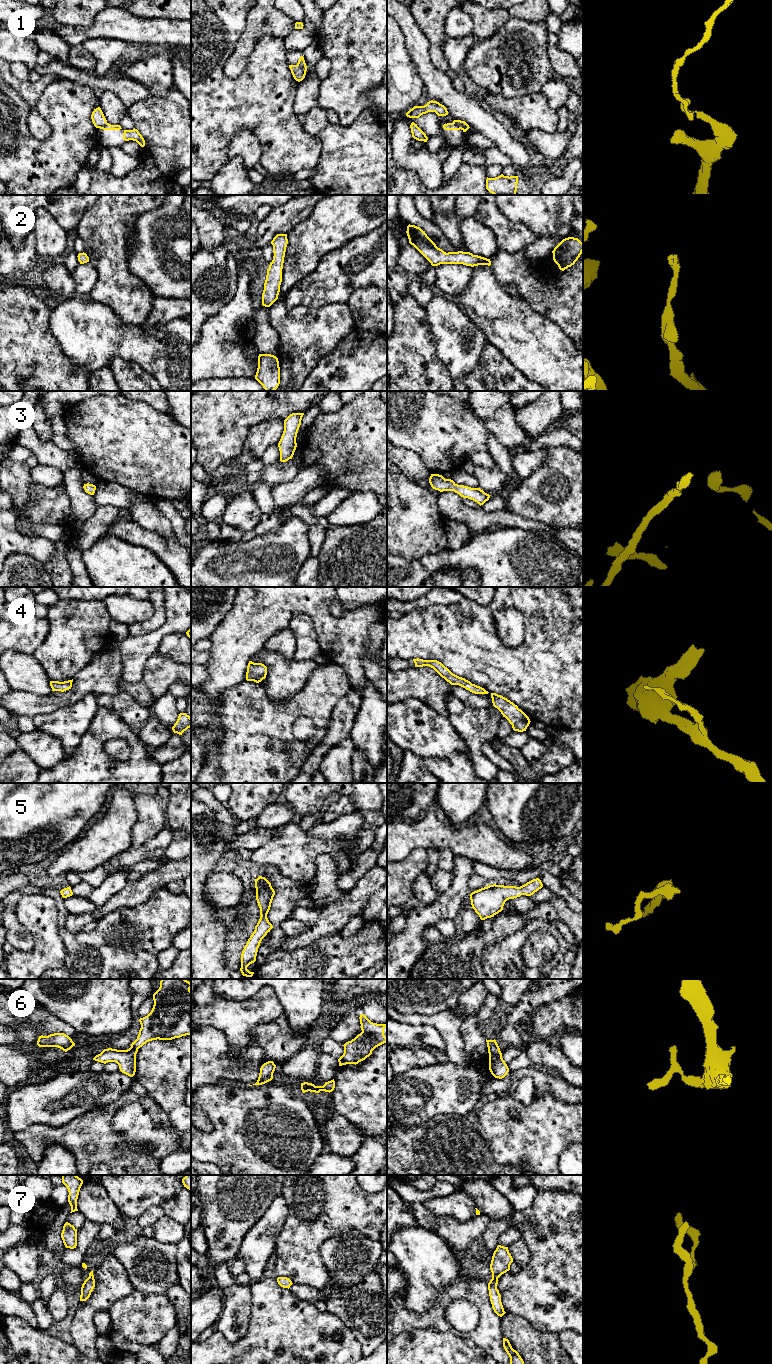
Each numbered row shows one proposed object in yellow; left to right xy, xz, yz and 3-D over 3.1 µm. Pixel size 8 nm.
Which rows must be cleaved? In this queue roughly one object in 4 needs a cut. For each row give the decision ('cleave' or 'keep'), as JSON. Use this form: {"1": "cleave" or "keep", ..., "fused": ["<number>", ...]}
{"1": "cleave", "2": "keep", "3": "keep", "4": "keep", "5": "keep", "6": "keep", "7": "keep", "fused": ["1"]}

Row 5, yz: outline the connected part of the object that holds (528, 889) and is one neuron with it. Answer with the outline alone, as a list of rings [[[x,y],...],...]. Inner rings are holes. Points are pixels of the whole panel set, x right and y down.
[[[539,878],[520,887],[489,885],[470,894],[471,908],[475,910],[481,920],[485,920],[501,912],[507,900],[521,895],[531,896],[542,887],[543,884]]]

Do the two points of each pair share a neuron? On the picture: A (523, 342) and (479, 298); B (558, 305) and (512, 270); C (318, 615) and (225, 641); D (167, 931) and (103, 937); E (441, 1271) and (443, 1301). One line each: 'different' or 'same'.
A: same
B: same
C: same
D: same
E: different

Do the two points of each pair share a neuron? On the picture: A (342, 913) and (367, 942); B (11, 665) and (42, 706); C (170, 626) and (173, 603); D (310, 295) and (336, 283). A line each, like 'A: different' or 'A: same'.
A: different
B: different
C: same
D: same

